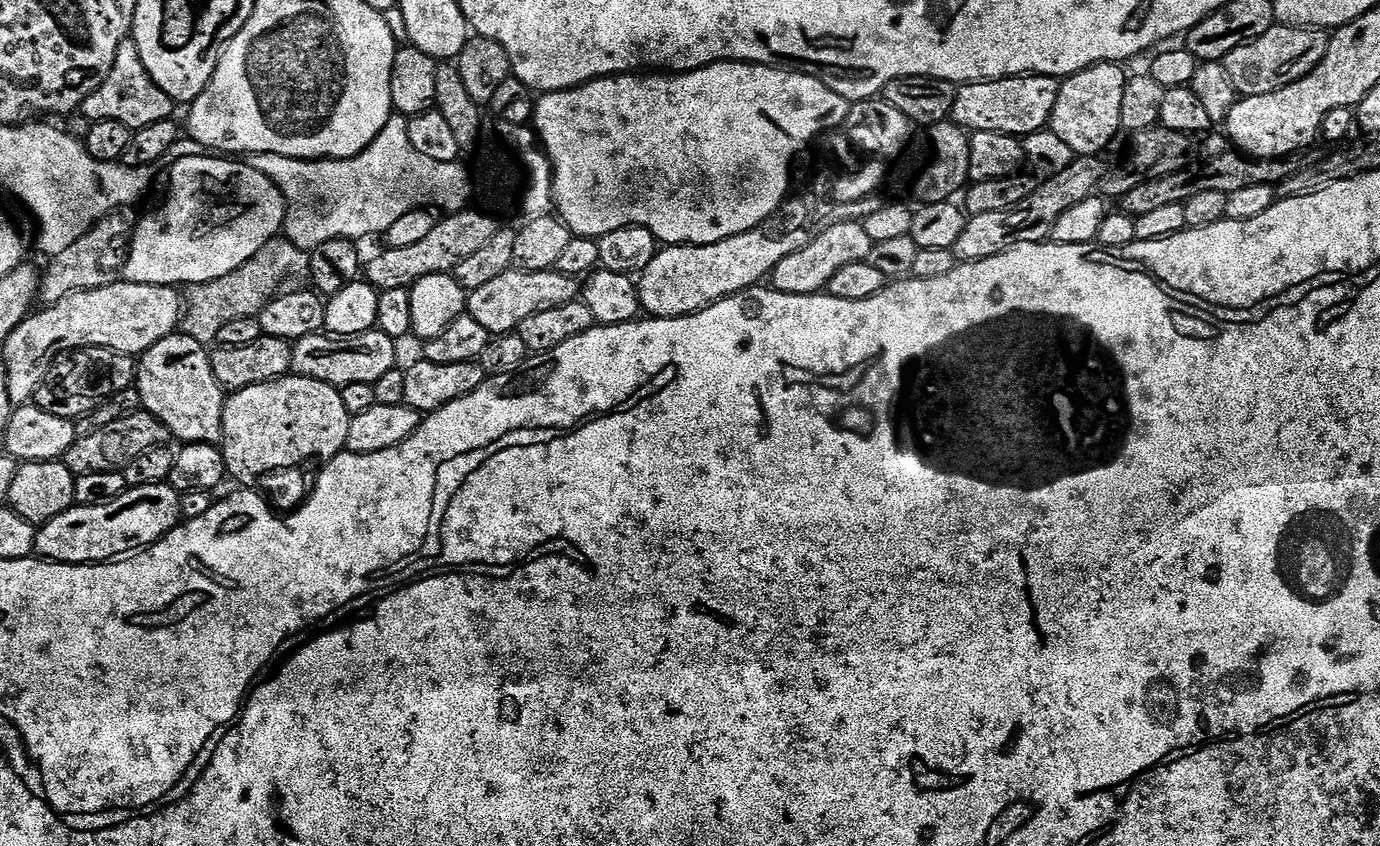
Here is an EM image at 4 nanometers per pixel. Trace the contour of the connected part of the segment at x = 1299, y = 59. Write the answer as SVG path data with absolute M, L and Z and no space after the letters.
M1277 23L1270 30L1266 30L1262 38L1246 42L1238 46L1238 50L1230 50L1222 63L1241 97L1274 94L1306 78L1310 70L1317 68L1322 58L1326 58L1329 39L1329 33L1319 28L1297 28L1290 24Z

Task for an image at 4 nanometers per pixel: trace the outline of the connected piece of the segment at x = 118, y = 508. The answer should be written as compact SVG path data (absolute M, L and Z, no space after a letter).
M165 482L129 488L106 506L73 506L39 525L35 555L54 564L102 564L147 550L181 523L181 493Z

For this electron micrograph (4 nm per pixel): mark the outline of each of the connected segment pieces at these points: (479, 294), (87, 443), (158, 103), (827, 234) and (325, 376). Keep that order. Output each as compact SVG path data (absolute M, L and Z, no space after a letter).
M510 271L498 278L492 279L487 286L468 293L466 305L467 315L474 318L474 322L486 326L492 336L502 336L505 332L514 332L519 329L530 314L542 310L554 310L554 306L566 306L577 299L578 284L570 276L563 276L558 271L550 272L518 272Z
M143 410L130 414L118 422L110 422L102 430L94 434L77 436L74 446L64 455L63 463L71 470L72 475L102 474L103 472L118 472L130 466L142 454L155 448L165 447L169 443L170 433L158 418Z
M129 38L118 46L118 58L114 58L114 66L106 82L102 82L100 89L86 98L82 115L88 122L122 122L122 126L135 130L169 119L173 115L172 108L174 109L174 101L156 85L154 78L150 78L142 62L142 54L138 54L138 46Z
M844 220L840 224L831 224L810 246L802 246L802 250L794 250L794 254L786 254L782 262L772 271L771 287L782 294L798 294L814 296L823 293L828 287L830 278L842 270L842 266L850 266L850 262L862 262L868 259L873 242L870 234L866 234L863 223Z
M373 330L347 338L333 338L328 334L307 336L292 344L292 372L298 376L314 378L318 382L333 384L335 388L345 388L354 382L374 385L382 374L397 367L397 341L385 332Z

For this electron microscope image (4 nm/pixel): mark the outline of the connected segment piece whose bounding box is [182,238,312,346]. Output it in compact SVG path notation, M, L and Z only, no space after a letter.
M273 238L258 250L238 270L205 284L194 284L187 289L186 307L182 312L183 335L194 338L199 344L216 344L218 330L238 318L259 317L261 310L270 306L274 298L298 294L309 287L312 279L312 257L294 246L287 238Z

